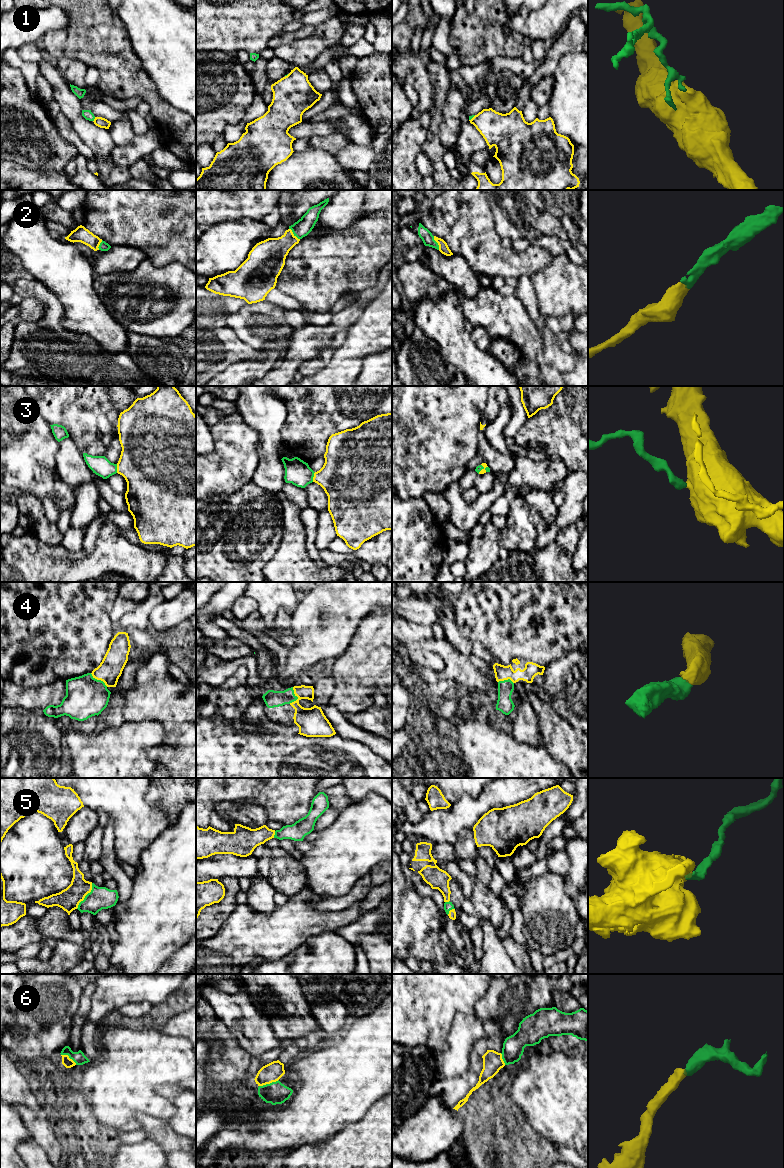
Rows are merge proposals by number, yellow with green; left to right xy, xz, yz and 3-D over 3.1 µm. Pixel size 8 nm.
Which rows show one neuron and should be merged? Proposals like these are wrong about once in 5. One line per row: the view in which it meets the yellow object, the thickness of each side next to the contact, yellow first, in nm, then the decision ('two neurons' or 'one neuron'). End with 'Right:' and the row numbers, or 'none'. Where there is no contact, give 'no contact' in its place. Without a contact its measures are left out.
1: meets yellow in xy; 80 nm thick on the yellow side, 80 nm on the other; two neurons
2: meets yellow in xz; 260 nm thick on the yellow side, 140 nm on the other; one neuron
3: meets yellow in xz; 380 nm thick on the yellow side, 200 nm on the other; one neuron
4: meets yellow in xz; 240 nm thick on the yellow side, 130 nm on the other; one neuron
5: meets yellow in xy; 180 nm thick on the yellow side, 180 nm on the other; one neuron
6: meets yellow in xz; 160 nm thick on the yellow side, 180 nm on the other; one neuron
Right: 2, 3, 4, 5, 6

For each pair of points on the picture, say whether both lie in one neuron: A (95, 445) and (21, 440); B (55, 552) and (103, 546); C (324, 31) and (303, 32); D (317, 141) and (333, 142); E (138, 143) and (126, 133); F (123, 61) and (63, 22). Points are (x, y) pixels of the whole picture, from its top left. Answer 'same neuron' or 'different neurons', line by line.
A: different neurons
B: same neuron
C: different neurons
D: same neuron
E: different neurons
F: different neurons

